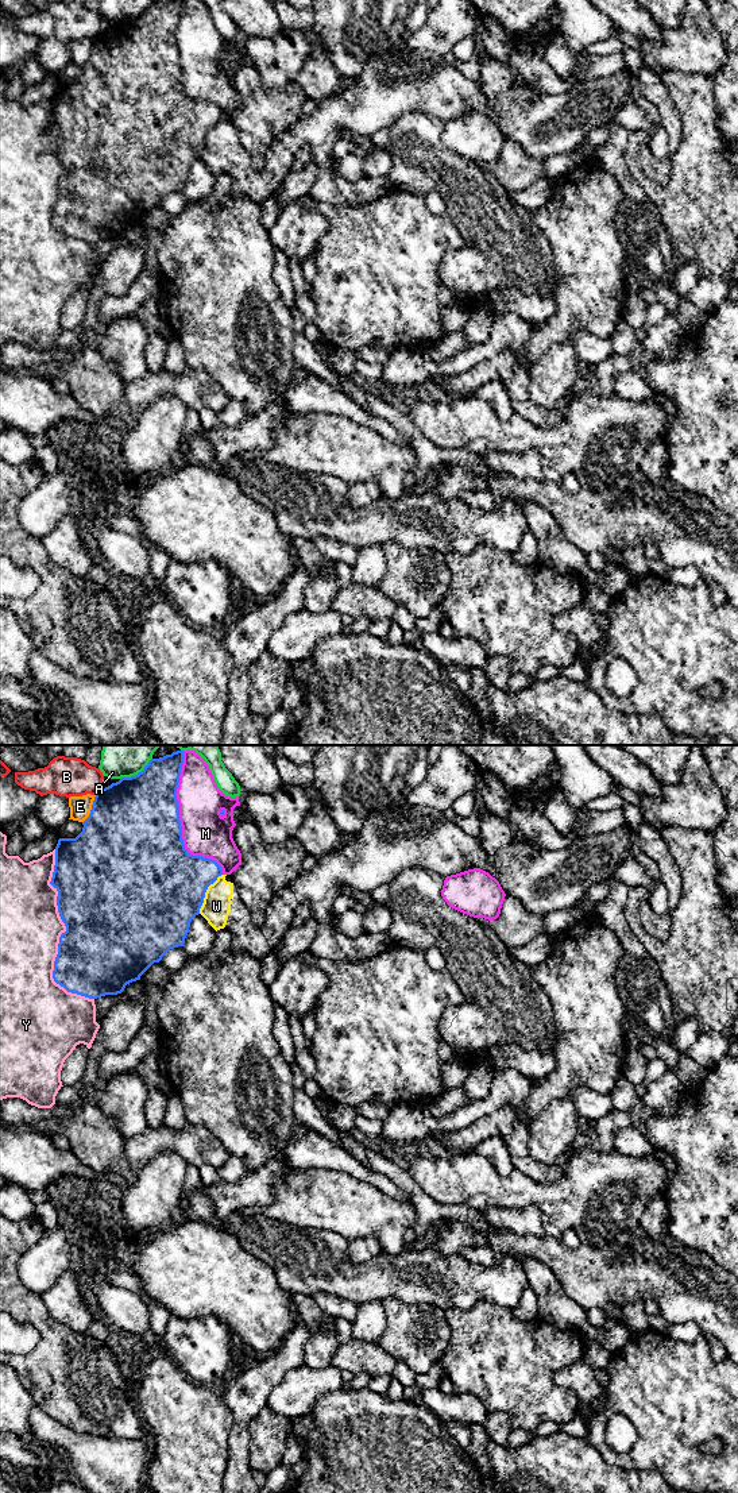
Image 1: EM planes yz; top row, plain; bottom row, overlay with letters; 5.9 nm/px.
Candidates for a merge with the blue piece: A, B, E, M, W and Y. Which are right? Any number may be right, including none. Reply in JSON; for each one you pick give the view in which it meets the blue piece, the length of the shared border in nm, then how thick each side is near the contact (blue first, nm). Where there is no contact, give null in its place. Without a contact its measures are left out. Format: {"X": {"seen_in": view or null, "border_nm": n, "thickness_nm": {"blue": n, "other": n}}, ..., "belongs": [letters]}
{"belongs": []}

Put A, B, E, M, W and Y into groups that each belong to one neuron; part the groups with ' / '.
A / B / E / M / W / Y

